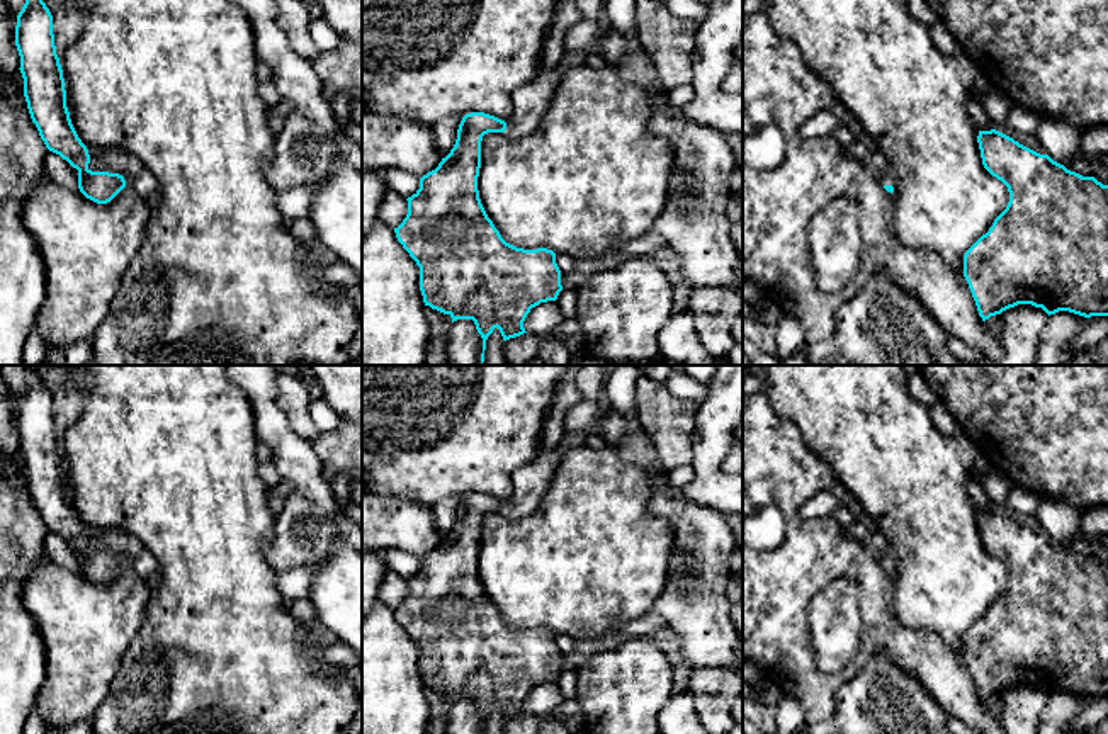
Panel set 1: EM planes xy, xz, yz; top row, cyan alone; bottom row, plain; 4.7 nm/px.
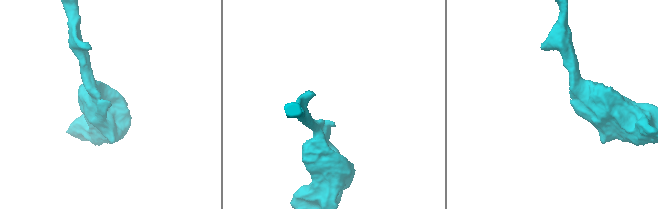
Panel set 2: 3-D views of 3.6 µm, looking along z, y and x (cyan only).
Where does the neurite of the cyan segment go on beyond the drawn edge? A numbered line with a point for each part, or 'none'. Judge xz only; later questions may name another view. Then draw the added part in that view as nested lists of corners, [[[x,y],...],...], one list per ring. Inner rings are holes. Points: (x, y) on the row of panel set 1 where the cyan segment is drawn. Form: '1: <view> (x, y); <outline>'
1: xz (531, 101); [[[557,68],[547,73],[537,73],[530,82],[513,90],[513,110],[505,129],[508,136],[522,138],[535,131],[551,105],[562,75]]]

